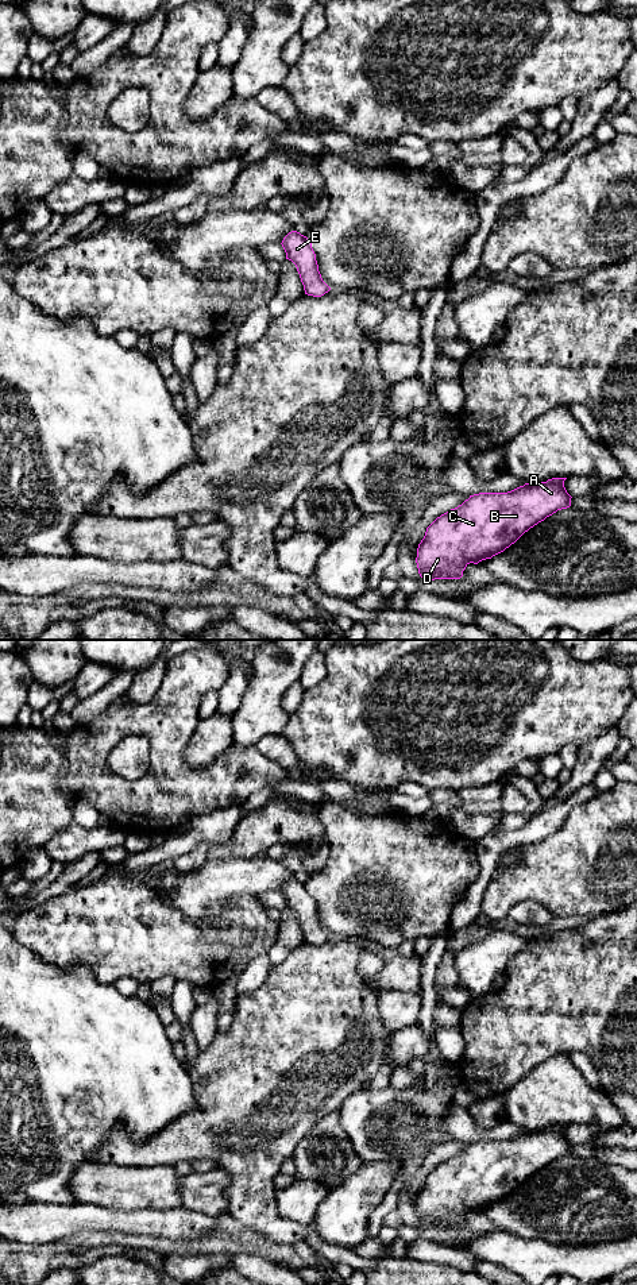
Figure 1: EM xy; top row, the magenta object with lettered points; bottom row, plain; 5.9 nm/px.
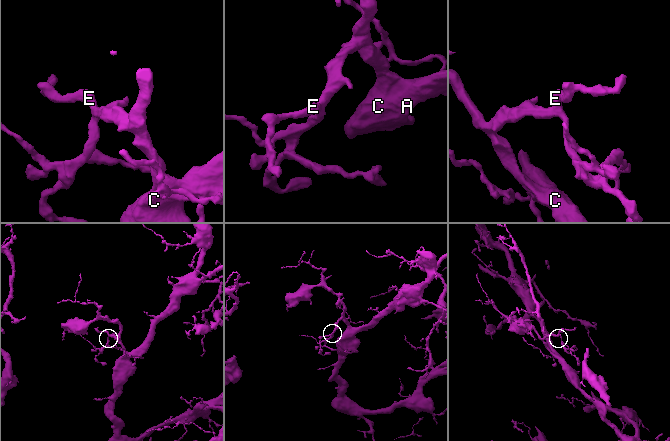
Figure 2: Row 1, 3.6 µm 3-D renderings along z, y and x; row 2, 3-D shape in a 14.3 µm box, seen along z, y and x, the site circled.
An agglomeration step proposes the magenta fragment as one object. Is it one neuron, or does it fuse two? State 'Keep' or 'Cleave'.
Keep

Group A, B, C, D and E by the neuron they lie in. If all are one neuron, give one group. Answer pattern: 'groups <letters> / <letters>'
groups A B C D E

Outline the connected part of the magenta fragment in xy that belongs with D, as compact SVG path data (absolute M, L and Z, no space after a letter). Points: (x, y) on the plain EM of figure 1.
M552 1126L541 1131L525 1131L507 1141L479 1141L470 1143L462 1153L437 1165L425 1180L417 1196L417 1216L421 1226L460 1227L470 1211L503 1200L525 1180L552 1164L557 1158L571 1154L571 1143L564 1135L567 1126Z

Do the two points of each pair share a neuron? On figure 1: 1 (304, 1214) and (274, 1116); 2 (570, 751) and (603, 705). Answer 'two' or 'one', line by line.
1: one
2: two

